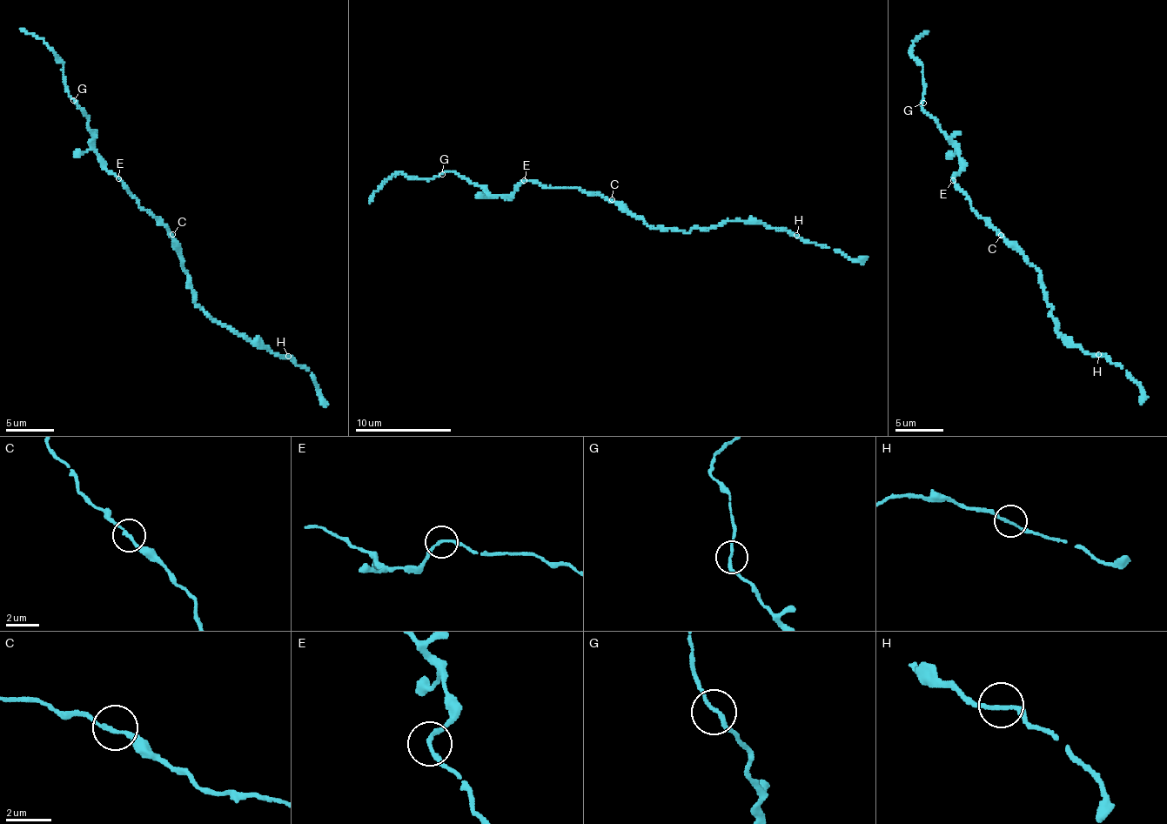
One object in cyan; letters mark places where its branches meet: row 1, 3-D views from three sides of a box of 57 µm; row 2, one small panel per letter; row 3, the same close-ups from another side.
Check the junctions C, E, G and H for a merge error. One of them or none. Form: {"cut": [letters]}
{"cut": []}

